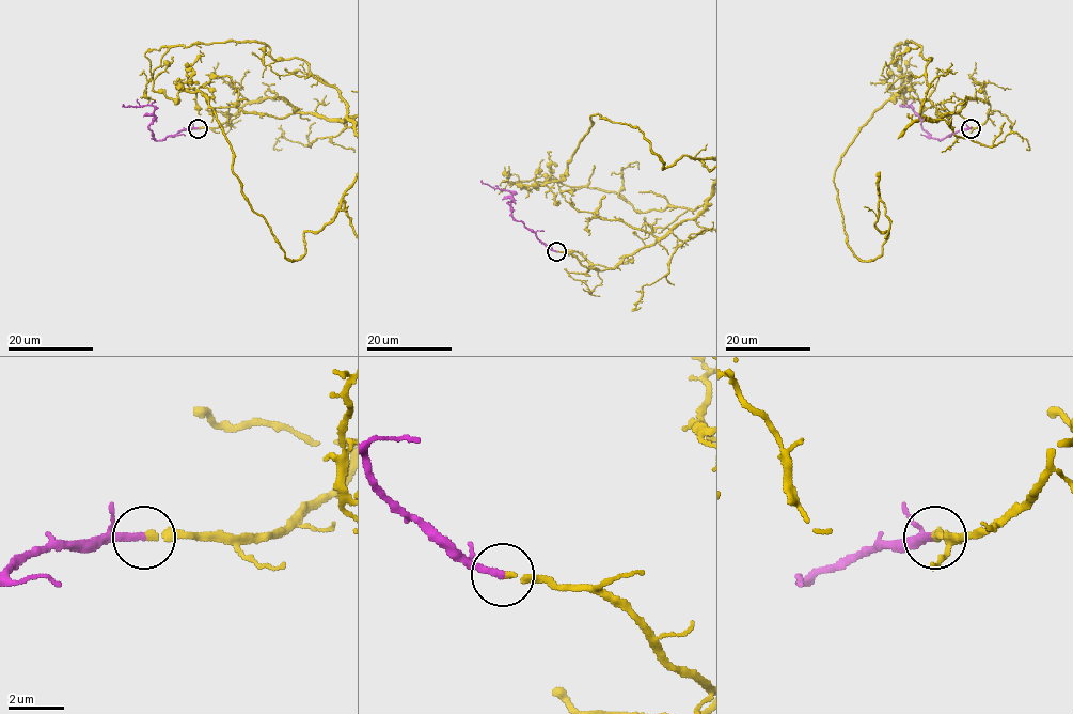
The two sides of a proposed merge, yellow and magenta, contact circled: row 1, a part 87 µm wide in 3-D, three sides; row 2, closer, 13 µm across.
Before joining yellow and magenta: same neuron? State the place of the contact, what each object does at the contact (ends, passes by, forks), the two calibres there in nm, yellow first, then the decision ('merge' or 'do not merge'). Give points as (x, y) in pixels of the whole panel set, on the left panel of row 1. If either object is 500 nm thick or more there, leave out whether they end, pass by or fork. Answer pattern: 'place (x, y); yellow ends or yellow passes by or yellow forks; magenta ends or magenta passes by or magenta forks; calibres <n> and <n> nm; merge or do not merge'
place (198, 128); yellow ends; magenta ends; calibres 200 and 280 nm; merge

